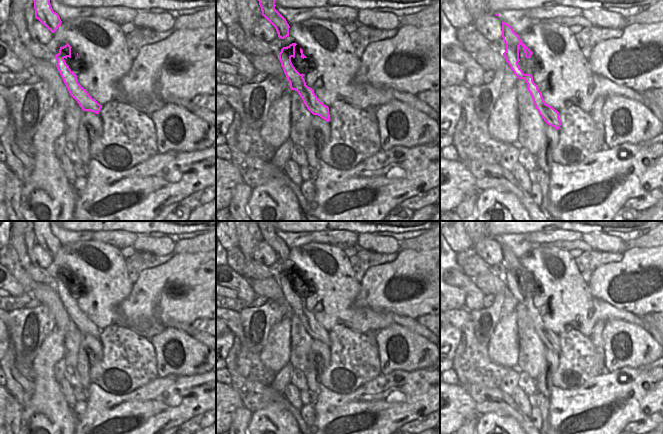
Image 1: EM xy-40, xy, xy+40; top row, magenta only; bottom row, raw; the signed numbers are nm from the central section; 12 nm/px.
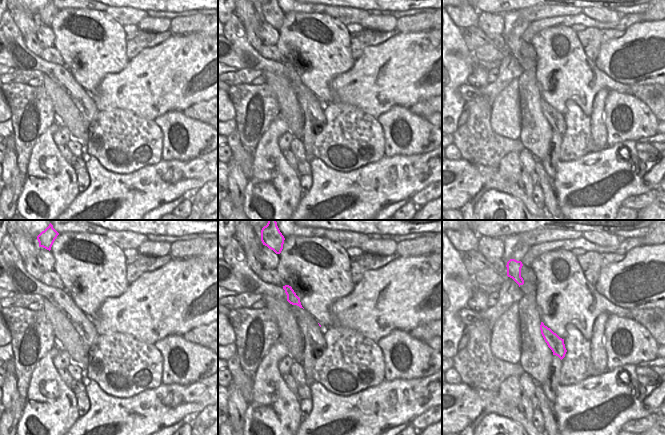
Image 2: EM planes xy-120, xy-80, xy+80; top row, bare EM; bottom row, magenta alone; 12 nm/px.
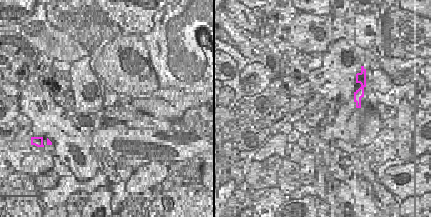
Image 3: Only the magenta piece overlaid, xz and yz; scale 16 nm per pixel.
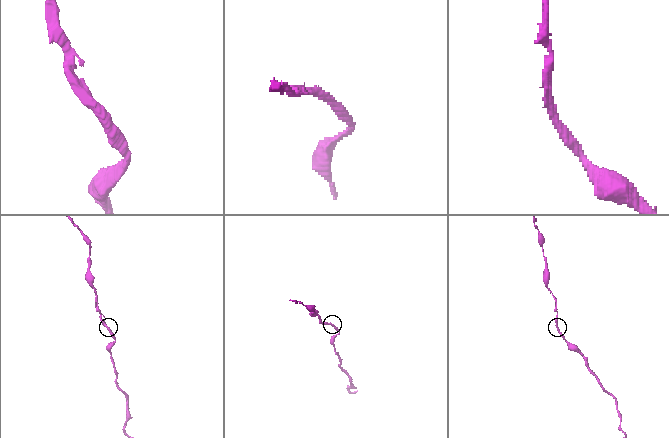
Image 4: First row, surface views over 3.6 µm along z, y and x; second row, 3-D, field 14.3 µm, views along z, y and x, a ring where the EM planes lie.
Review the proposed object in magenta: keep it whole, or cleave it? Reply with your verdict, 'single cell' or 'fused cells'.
single cell

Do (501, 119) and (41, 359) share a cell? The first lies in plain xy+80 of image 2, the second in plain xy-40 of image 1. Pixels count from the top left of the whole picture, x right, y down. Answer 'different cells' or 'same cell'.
same cell

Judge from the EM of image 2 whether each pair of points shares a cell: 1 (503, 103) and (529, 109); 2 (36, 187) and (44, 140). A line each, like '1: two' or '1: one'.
1: two
2: one

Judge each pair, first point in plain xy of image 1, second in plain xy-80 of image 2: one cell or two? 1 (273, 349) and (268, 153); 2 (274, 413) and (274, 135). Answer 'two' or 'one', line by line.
1: one
2: one

